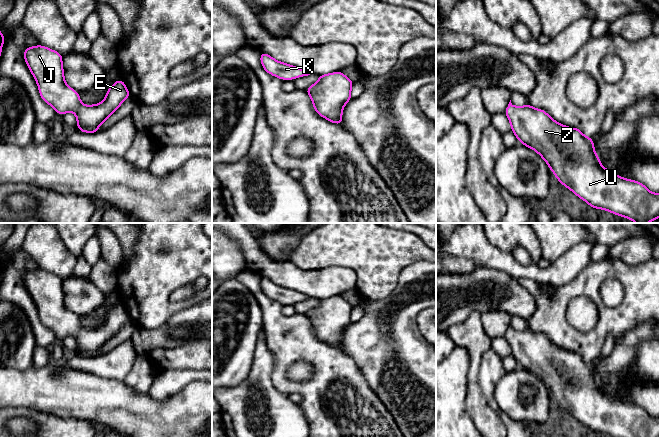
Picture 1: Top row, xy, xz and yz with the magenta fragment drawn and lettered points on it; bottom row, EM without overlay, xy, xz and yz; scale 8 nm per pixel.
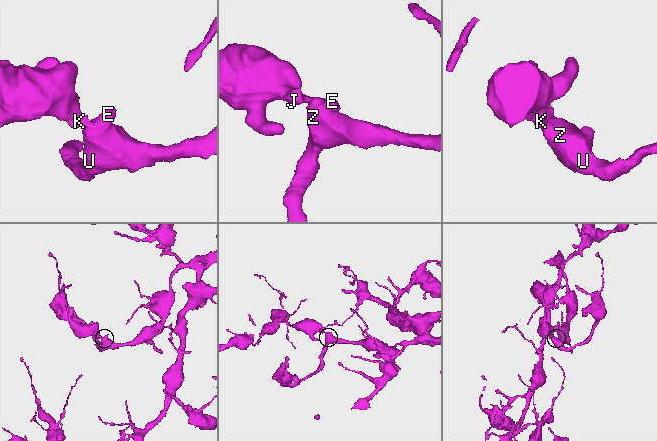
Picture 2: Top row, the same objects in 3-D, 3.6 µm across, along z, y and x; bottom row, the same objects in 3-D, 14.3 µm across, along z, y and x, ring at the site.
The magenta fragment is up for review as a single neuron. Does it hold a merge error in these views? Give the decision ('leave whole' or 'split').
leave whole

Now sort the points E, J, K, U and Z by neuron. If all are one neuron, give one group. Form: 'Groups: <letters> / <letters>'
Groups: E J K U Z

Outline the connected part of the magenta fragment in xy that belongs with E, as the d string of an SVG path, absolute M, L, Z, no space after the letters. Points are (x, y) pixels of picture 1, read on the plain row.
M39 268L27 271L24 274L24 283L44 326L52 330L58 339L74 336L79 355L98 356L99 350L130 321L125 307L119 302L108 313L102 327L84 329L79 322L79 316L65 307L63 280L60 277Z

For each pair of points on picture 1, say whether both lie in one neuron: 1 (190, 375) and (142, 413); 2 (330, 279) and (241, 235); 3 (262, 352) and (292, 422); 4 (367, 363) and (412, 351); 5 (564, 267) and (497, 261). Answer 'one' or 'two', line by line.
1: two
2: one
3: one
4: one
5: one

